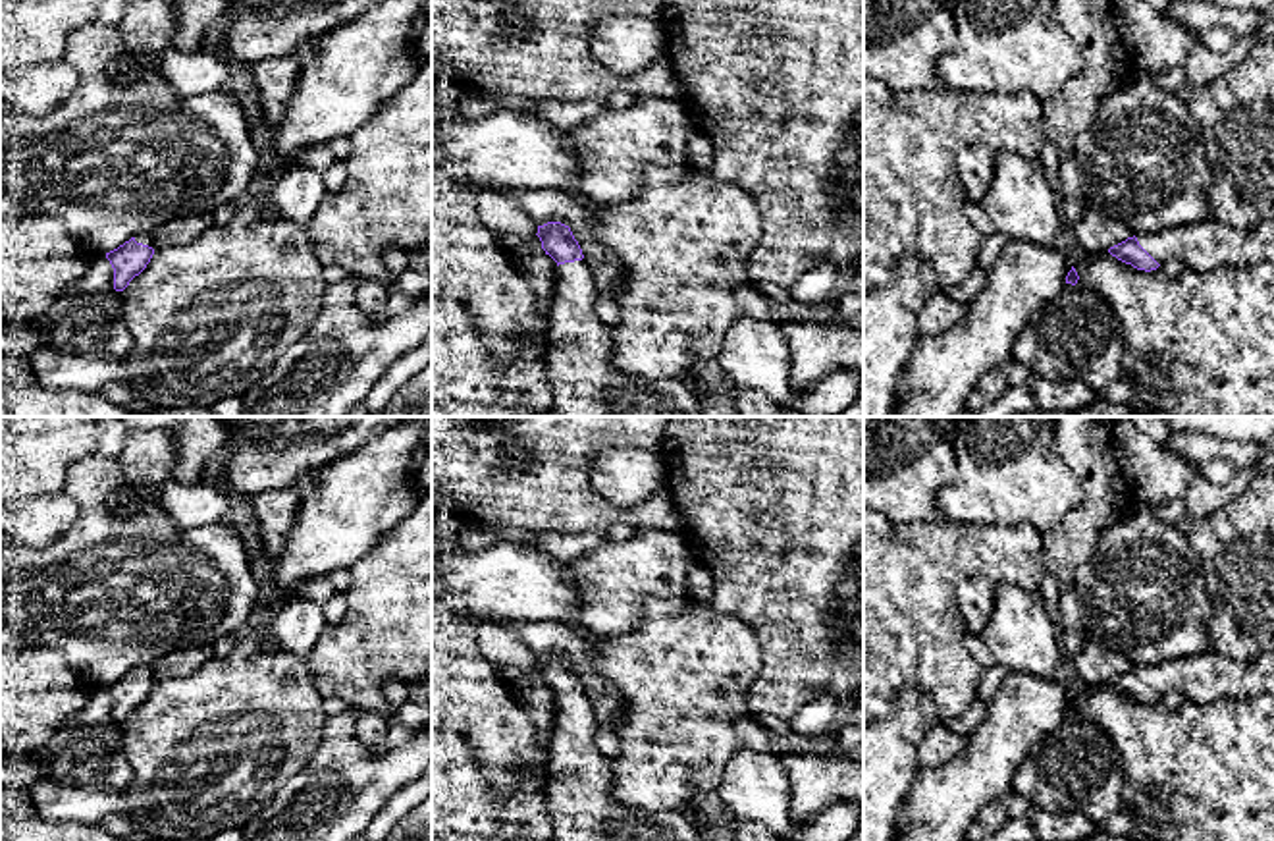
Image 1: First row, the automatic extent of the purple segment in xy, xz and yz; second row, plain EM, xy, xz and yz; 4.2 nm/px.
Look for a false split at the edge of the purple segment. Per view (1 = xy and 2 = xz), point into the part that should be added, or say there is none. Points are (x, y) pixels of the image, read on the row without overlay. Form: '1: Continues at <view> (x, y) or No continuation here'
1: Continues at xy (145, 670)
2: Continues at xz (581, 782)

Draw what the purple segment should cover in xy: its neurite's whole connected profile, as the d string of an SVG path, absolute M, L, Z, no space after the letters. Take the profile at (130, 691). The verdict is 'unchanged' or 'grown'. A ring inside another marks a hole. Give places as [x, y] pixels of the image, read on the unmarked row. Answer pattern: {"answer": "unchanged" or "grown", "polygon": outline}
{"answer": "grown", "polygon": "M141 665L131 669L118 681L106 685L114 700L114 721L123 723L129 714L139 708L154 687L154 669L150 665Z"}

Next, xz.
{"answer": "grown", "polygon": "M547 654L536 665L557 694L549 739L549 816L553 841L702 841L680 812L642 816L617 804L609 758L594 741L594 704L569 658Z"}

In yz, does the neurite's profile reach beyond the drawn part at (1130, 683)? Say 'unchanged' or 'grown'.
grown

